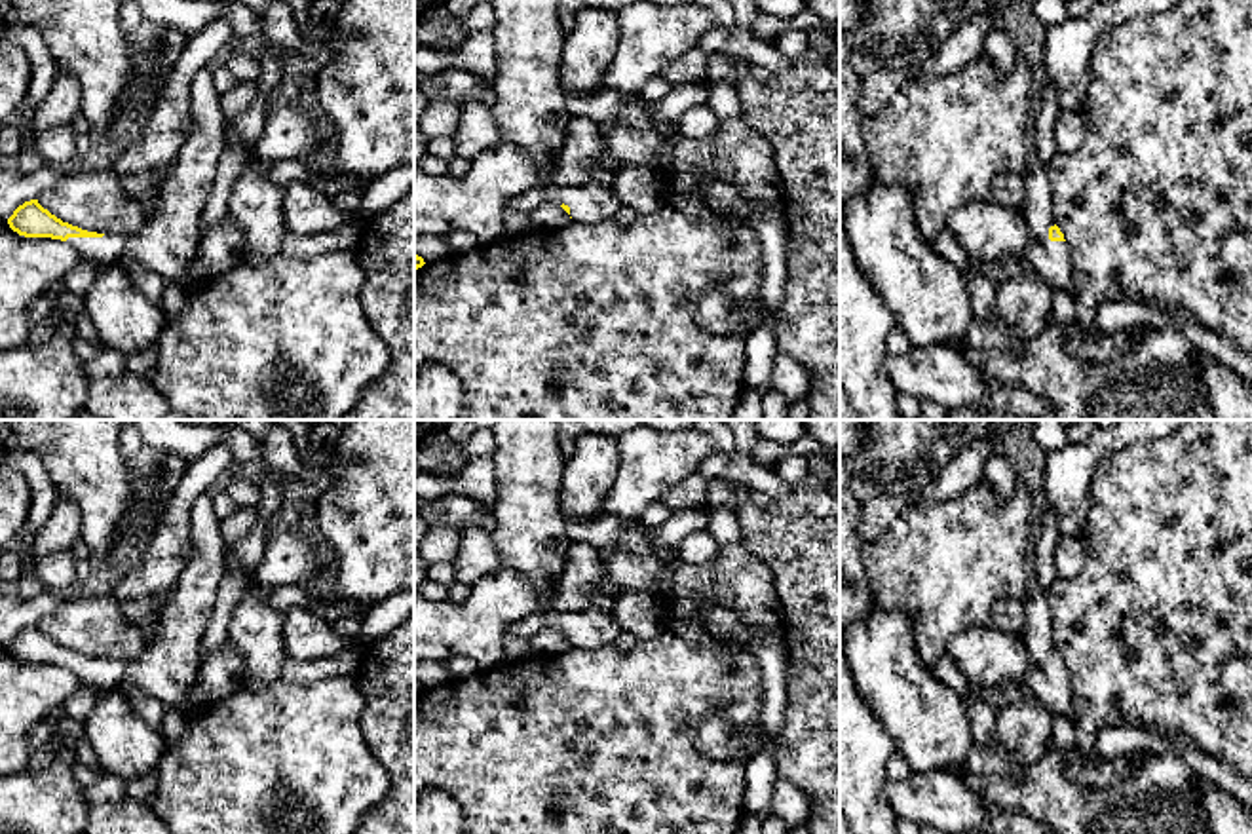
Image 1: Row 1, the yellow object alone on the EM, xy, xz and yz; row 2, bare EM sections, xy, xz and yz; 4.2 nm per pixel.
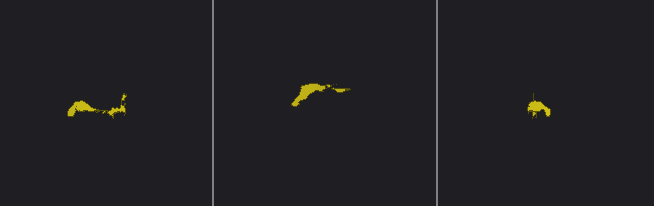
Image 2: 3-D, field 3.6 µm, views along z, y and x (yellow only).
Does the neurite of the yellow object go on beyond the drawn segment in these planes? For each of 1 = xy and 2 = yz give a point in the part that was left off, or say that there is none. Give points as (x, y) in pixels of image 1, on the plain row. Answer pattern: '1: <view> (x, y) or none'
1: xy (166, 669)
2: yz (1051, 684)

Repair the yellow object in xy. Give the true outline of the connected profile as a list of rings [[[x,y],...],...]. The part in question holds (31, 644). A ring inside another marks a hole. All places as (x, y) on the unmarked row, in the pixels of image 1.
[[[209,494],[199,496],[190,509],[190,543],[192,557],[158,616],[158,636],[142,648],[135,661],[122,663],[82,655],[51,640],[38,625],[19,631],[8,644],[9,654],[25,663],[66,667],[80,682],[101,692],[129,682],[167,709],[186,701],[196,680],[201,640],[228,551]]]

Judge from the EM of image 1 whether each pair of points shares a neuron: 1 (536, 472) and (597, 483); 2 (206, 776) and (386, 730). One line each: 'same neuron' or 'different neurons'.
1: different neurons
2: different neurons

